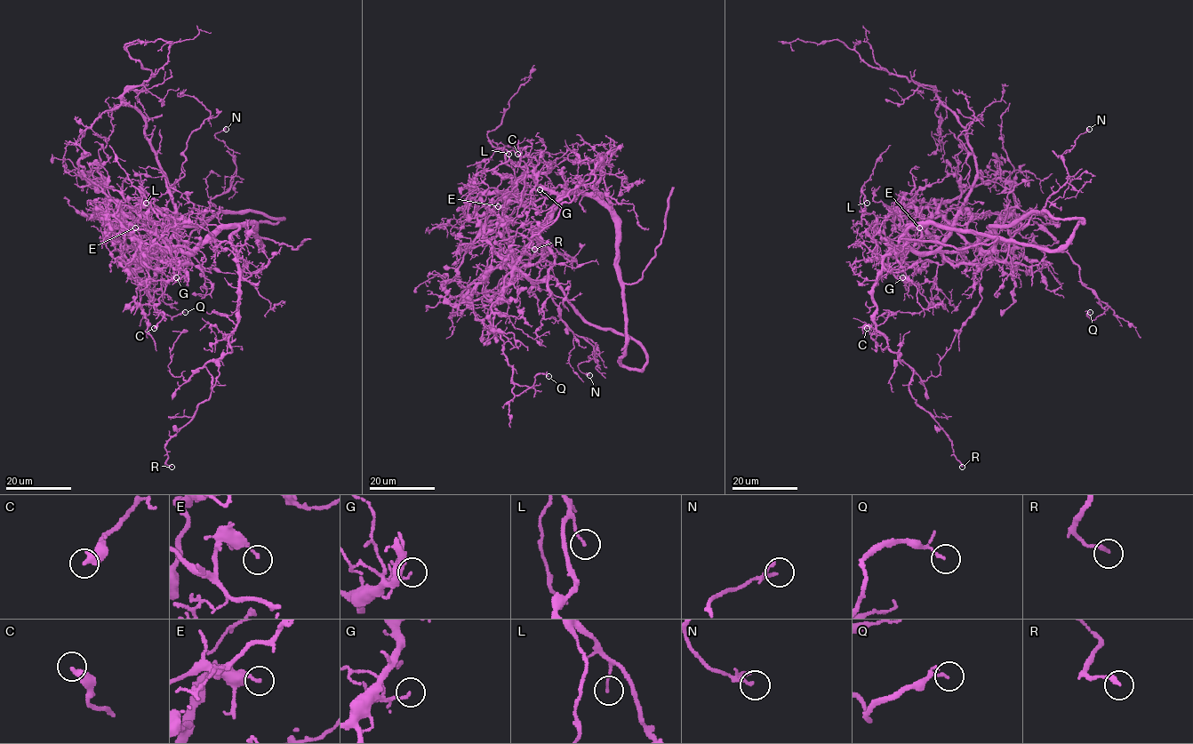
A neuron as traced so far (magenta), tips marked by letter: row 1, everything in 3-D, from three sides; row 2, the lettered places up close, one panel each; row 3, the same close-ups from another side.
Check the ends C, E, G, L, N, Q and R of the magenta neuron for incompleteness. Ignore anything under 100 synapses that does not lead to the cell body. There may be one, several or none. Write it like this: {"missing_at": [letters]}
{"missing_at": []}

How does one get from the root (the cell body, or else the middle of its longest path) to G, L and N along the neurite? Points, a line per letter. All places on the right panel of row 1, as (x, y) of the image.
G: (937, 248), (917, 252), (905, 246), (892, 247), (883, 258), (883, 262), (898, 278), (902, 277)
L: (937, 248), (917, 252), (905, 246), (892, 247), (876, 227), (862, 219), (865, 198), (867, 203)
N: (937, 248), (954, 265), (1002, 261), (1006, 257), (1009, 240), (1067, 181), (1068, 172), (1062, 154), (1089, 129)

